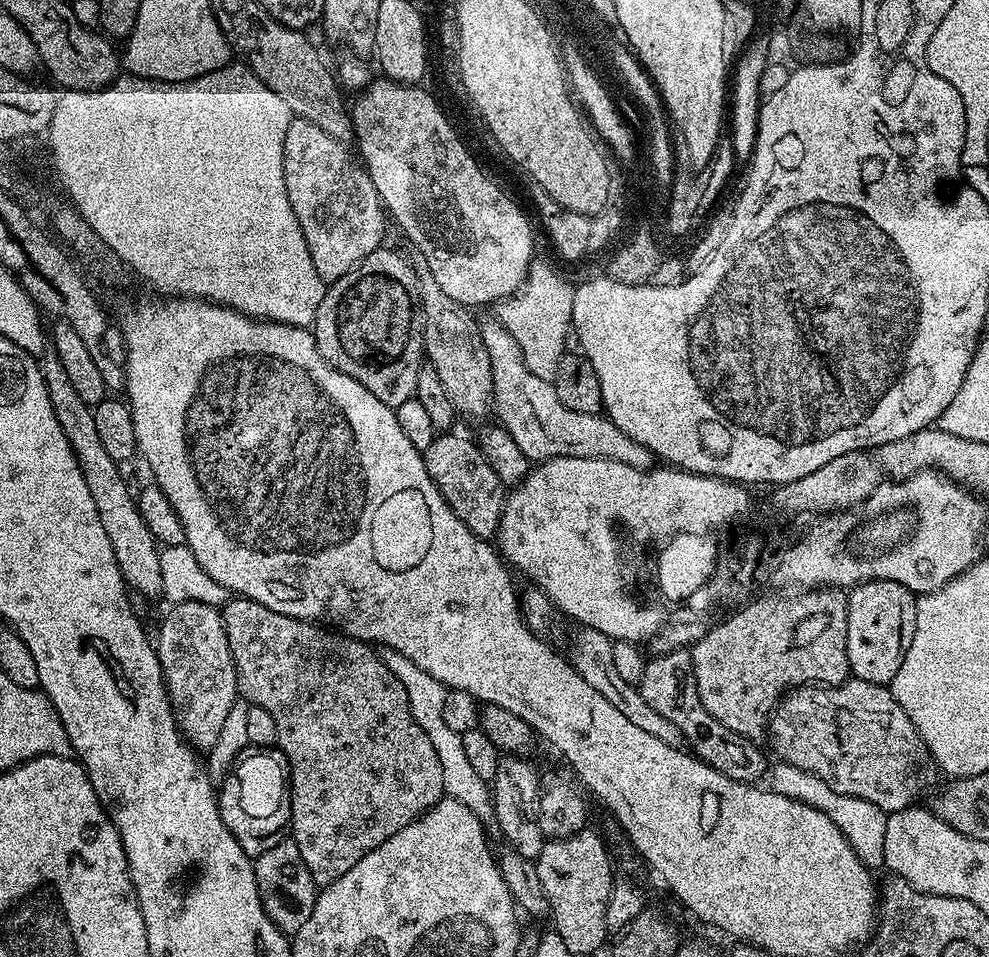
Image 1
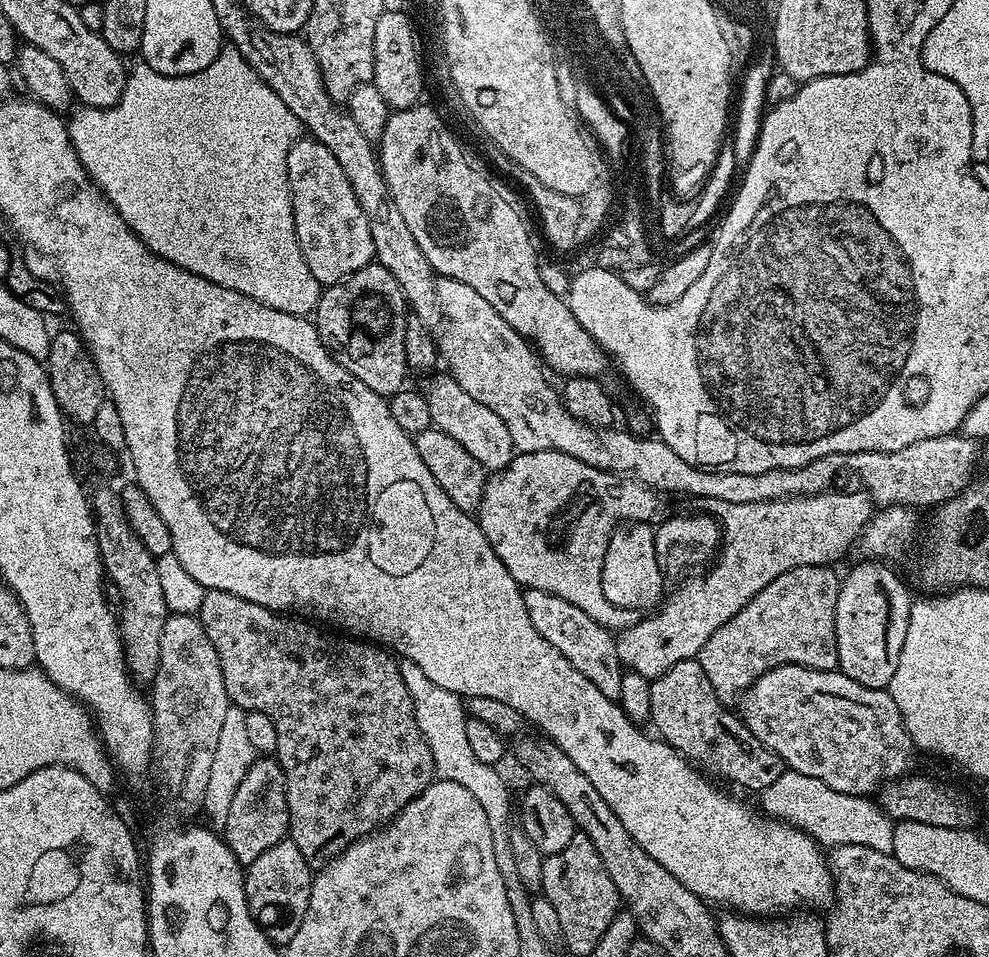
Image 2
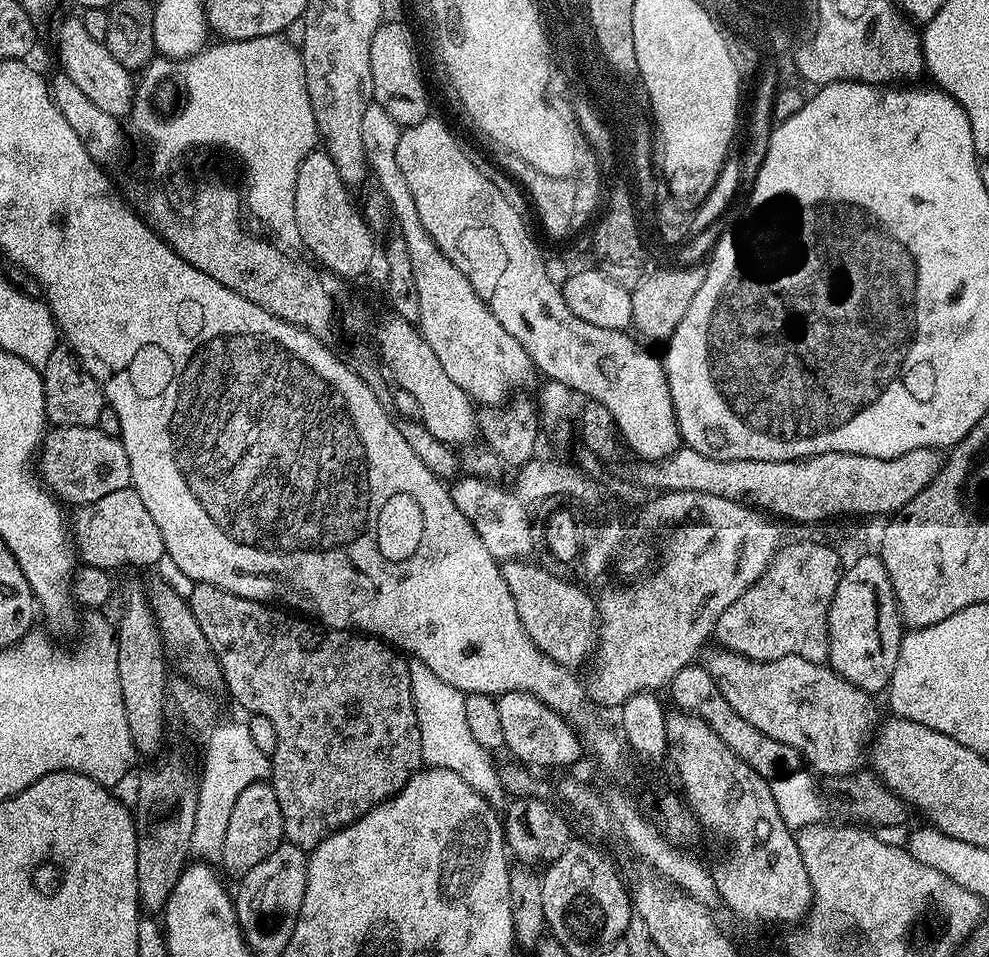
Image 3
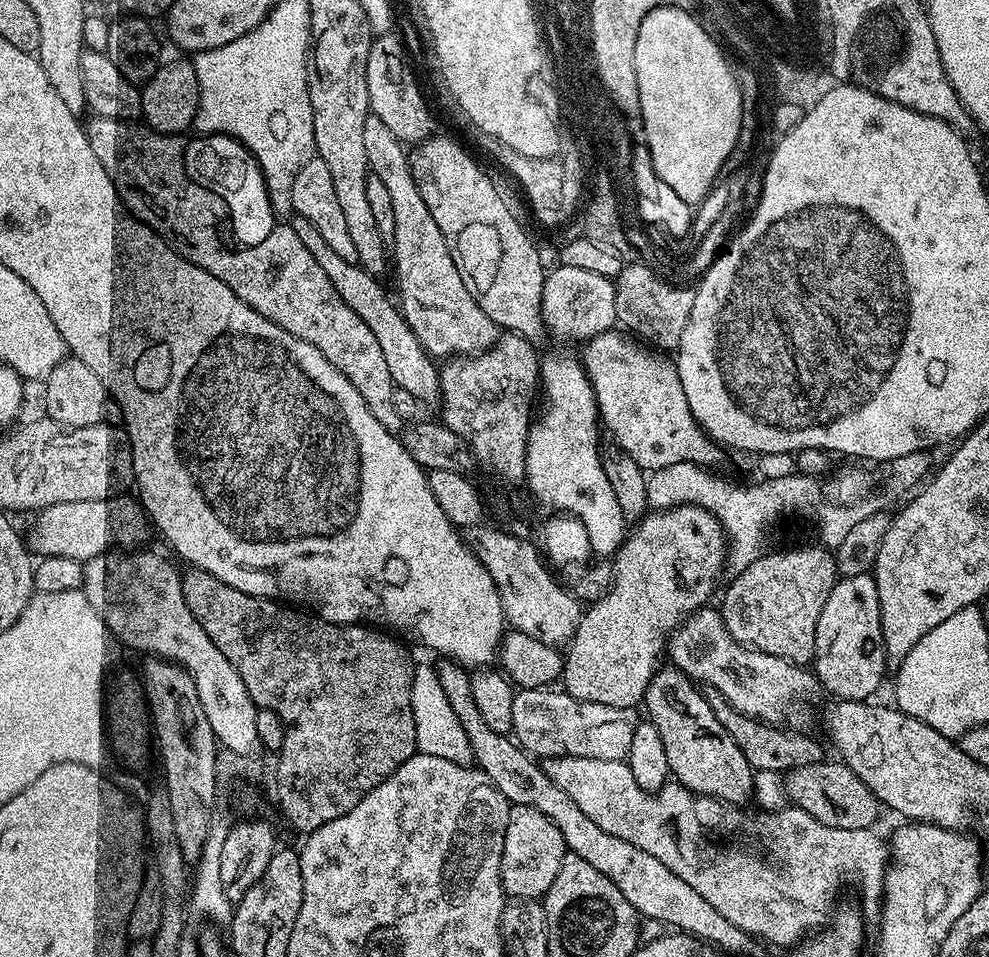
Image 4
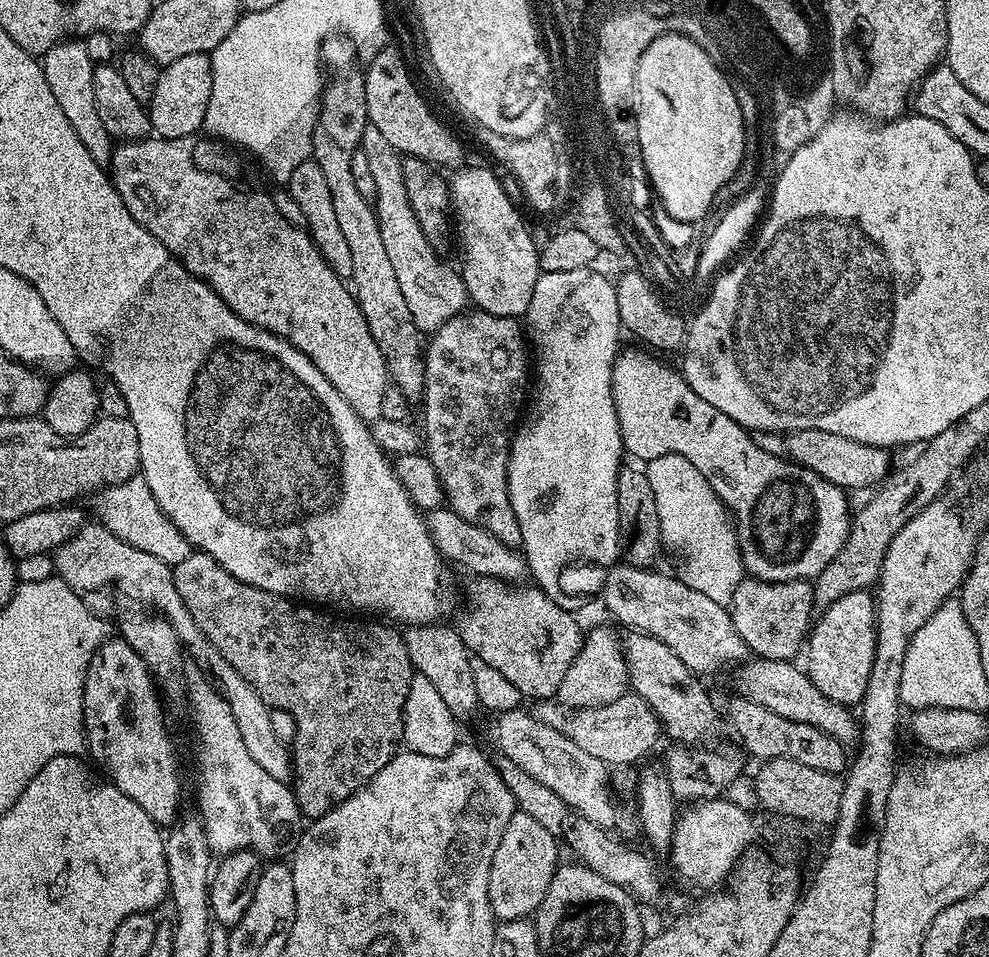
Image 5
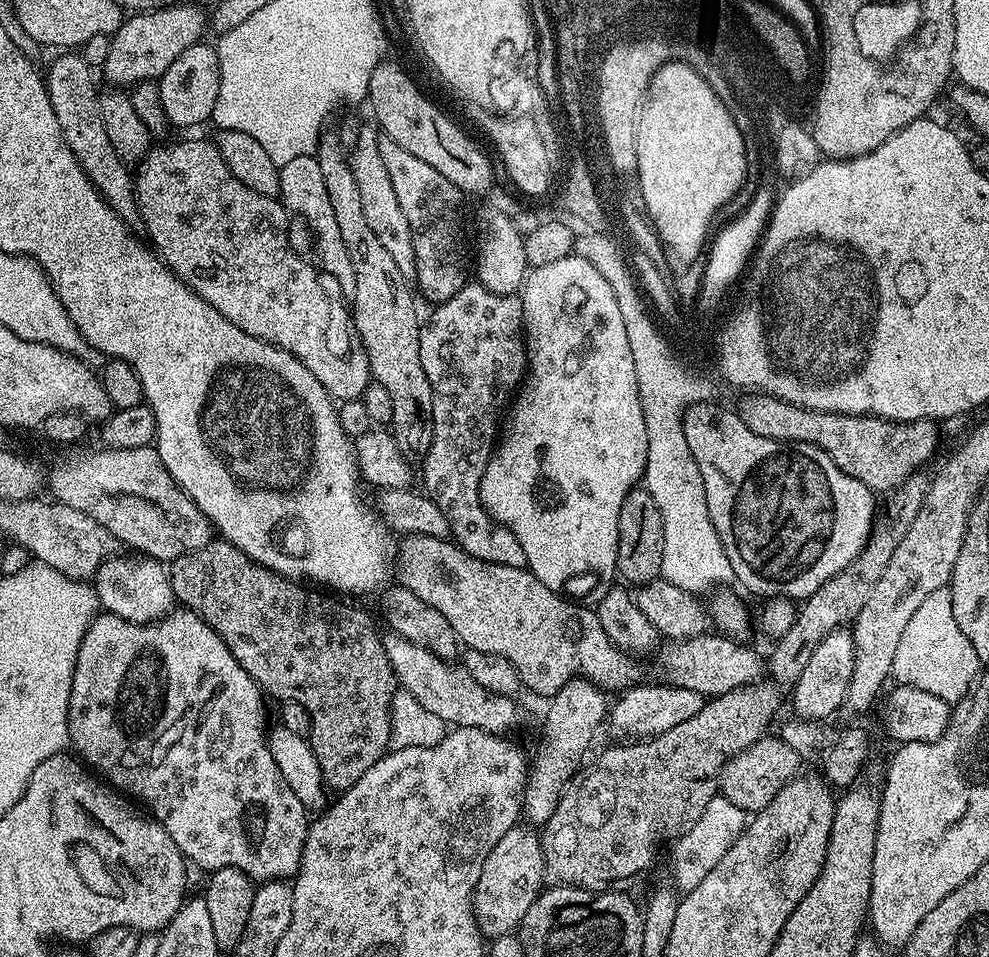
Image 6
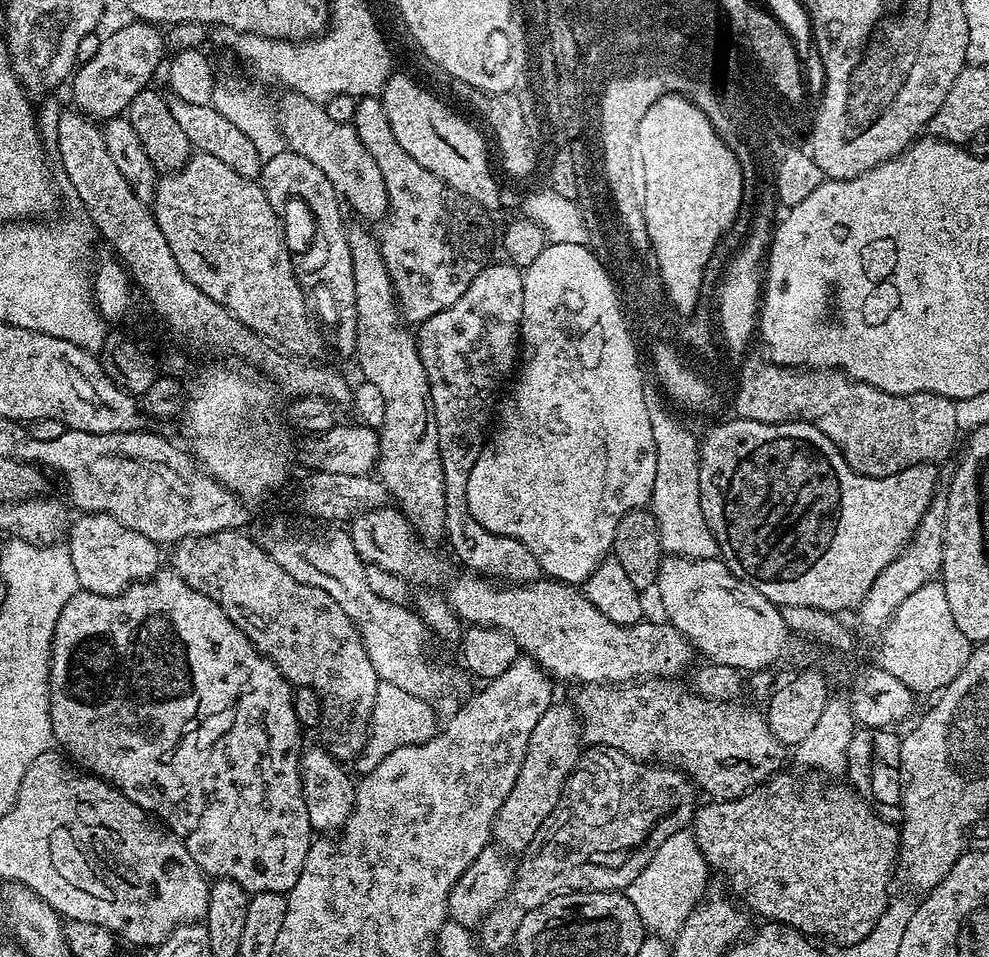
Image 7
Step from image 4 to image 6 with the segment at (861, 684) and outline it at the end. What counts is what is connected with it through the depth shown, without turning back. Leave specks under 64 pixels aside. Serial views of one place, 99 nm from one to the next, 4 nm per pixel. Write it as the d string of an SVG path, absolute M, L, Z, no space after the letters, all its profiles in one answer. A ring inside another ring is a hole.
M848 630L832 632L816 645L814 654L810 654L810 662L806 662L806 670L802 670L802 674L790 688L792 708L796 711L793 713L799 719L824 722L827 721L827 716L841 711L854 674L855 653L856 647L851 631Z

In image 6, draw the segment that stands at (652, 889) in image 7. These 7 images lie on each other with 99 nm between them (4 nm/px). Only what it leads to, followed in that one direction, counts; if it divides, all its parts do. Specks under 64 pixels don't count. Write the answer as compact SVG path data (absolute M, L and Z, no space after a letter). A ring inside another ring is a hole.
M723 794L710 798L710 806L706 806L702 818L694 822L689 832L675 837L673 843L676 845L672 848L672 880L680 887L681 893L694 890L694 886L698 886L698 882L702 882L702 878L706 878L706 874L718 866L722 854L730 850L730 846L747 828L749 819L749 813L734 806L734 802L730 802Z

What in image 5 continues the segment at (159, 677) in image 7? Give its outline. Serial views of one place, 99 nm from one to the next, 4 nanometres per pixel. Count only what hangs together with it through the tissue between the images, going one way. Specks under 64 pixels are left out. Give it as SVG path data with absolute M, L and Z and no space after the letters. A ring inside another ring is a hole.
M123 638L105 639L100 645L100 649L92 655L90 666L86 670L86 682L84 683L84 742L86 745L87 755L92 755L98 763L104 767L103 775L107 777L111 783L115 784L118 790L122 790L122 794L126 794L130 798L134 798L134 802L138 802L138 806L142 806L142 810L146 810L146 814L150 814L150 818L155 824L161 826L175 825L178 817L181 815L180 809L180 764L176 761L176 748L172 745L172 740L168 737L168 728L164 725L164 708L161 693L158 691L158 685L152 678L152 672L146 666L146 662L142 660L139 654L128 645ZM208 684L190 688L192 724L196 727L196 800L200 803L198 815L204 822L208 845L216 854L254 852L261 858L287 857L302 831L295 791L285 781L266 774L250 758L230 706Z

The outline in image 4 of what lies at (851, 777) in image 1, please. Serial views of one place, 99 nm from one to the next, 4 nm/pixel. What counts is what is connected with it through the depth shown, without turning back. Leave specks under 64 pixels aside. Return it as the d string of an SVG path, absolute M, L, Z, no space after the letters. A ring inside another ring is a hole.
M705 606L692 613L671 635L666 652L671 665L698 684L718 690L736 710L766 724L807 729L812 720L812 703L818 681L807 667L774 654L740 644L726 630L726 622L715 607Z

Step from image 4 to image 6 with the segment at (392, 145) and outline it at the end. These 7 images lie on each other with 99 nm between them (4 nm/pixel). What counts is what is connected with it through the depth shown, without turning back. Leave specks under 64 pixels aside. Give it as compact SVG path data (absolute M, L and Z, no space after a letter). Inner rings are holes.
M362 127L358 146L350 152L354 182L358 182L358 191L362 194L362 207L370 230L378 234L378 242L382 242L383 248L390 253L390 258L398 262L398 270L402 270L404 276L411 277L416 271L416 247L412 241L410 222L406 222L406 214L402 214L402 206L398 206L398 197L394 194L390 173L386 171L382 154L378 152L377 129L372 128Z

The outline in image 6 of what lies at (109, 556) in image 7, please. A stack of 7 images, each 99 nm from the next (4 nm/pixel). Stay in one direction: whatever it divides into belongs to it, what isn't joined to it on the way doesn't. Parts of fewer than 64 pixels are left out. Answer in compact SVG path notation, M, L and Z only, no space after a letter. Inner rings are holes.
M117 554L104 560L94 577L94 591L100 599L105 613L135 624L153 624L173 611L177 603L174 590L170 586L168 568L159 560L151 560L146 555Z

